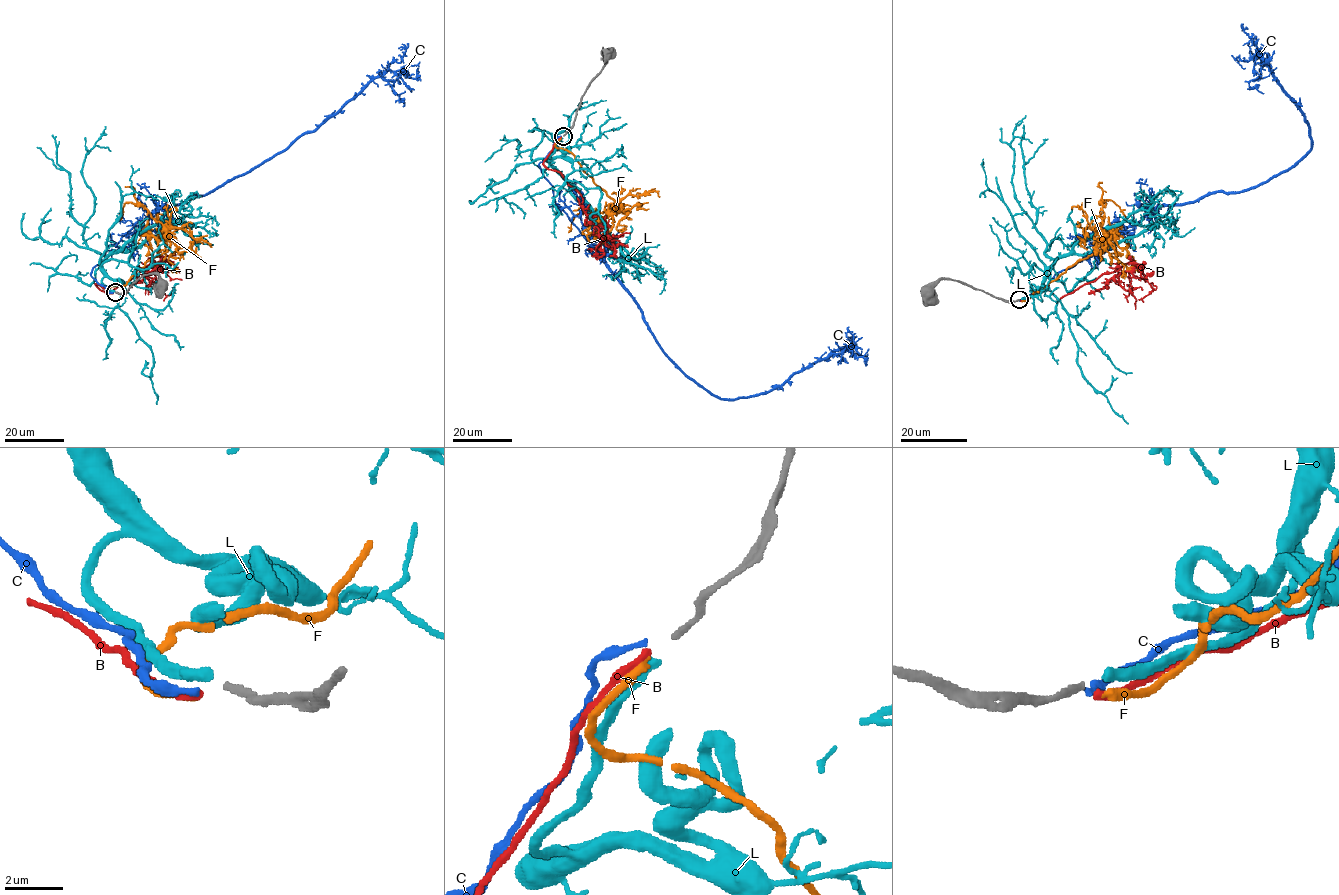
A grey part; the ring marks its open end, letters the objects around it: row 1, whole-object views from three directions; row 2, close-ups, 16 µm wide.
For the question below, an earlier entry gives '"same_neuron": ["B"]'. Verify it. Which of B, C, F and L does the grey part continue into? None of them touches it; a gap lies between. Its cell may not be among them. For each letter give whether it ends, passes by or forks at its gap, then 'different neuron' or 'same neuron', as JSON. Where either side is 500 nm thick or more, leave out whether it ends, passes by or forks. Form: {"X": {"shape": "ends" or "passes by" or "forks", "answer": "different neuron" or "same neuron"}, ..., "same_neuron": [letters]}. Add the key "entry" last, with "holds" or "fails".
{"B": {"shape": "ends", "answer": "different neuron"}, "C": {"shape": "ends", "answer": "different neuron"}, "F": {"shape": "ends", "answer": "different neuron"}, "L": {"shape": "ends", "answer": "different neuron"}, "same_neuron": [], "entry": "fails"}

